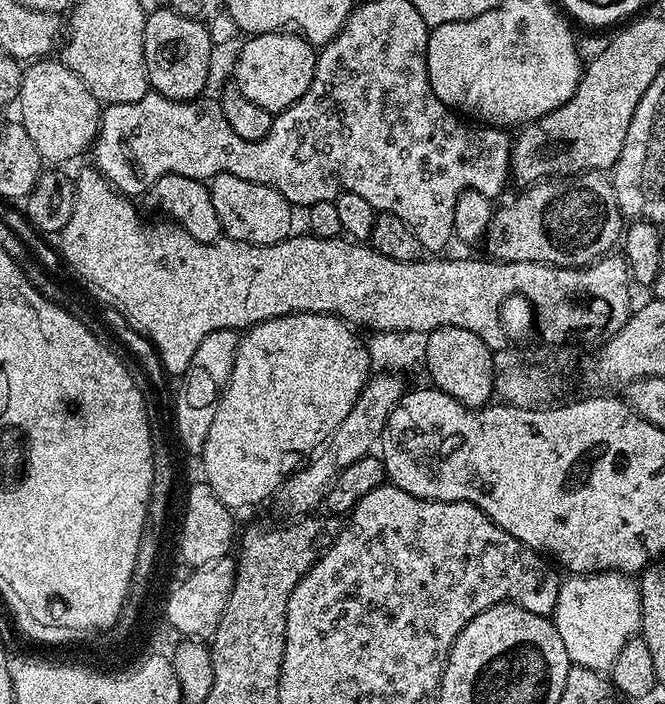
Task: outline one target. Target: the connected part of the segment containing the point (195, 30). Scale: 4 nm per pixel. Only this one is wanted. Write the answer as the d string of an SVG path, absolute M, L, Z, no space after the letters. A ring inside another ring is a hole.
M167 6L145 15L144 61L148 75L148 87L158 95L171 100L194 100L203 97L204 87L208 84L208 75L212 72L212 52L214 52L214 45L210 42L207 23L199 19L186 18Z

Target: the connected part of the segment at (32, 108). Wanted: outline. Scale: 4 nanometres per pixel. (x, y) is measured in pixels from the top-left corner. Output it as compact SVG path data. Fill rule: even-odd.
M41 58L29 63L20 78L19 123L23 124L26 134L34 146L38 146L41 161L72 160L93 147L100 132L102 105L90 94L90 90L59 59Z

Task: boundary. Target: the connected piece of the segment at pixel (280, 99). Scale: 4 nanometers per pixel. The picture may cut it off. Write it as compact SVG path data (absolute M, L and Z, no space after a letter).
M292 30L263 32L261 36L252 36L249 41L249 44L239 45L241 48L236 56L235 87L240 88L242 94L254 102L254 106L262 106L273 114L282 112L298 102L302 94L306 94L312 80L310 56L309 60L307 56L310 45L303 36Z

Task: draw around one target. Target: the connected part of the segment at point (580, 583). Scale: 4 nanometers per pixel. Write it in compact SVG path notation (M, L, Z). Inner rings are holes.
M589 572L572 574L567 578L561 579L556 610L550 619L562 638L562 646L566 646L569 661L575 667L607 673L622 646L640 630L640 589L637 581L623 572Z

